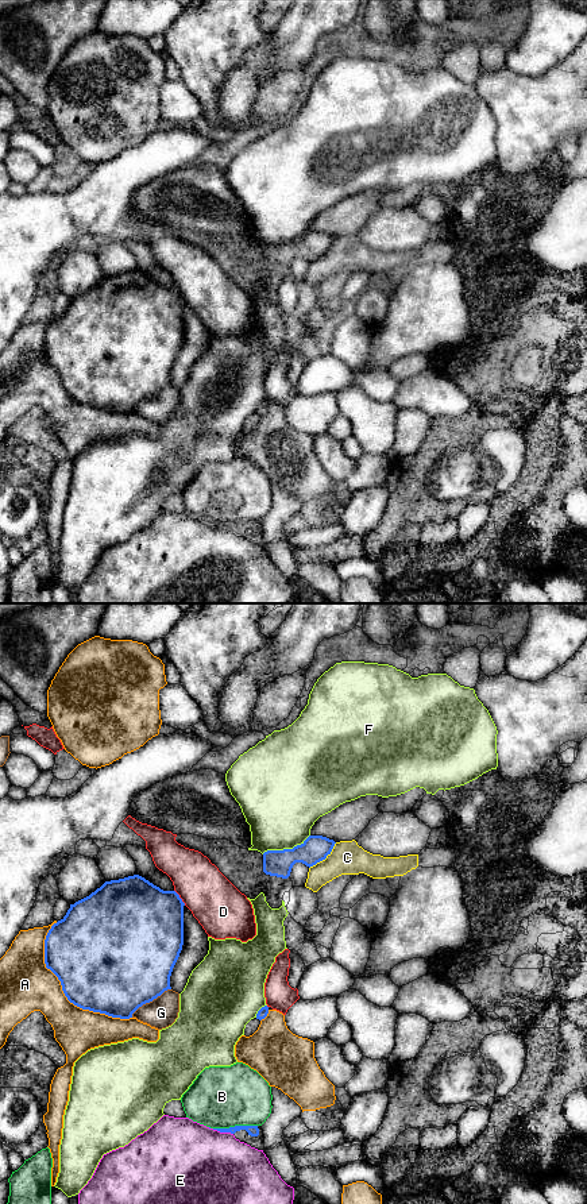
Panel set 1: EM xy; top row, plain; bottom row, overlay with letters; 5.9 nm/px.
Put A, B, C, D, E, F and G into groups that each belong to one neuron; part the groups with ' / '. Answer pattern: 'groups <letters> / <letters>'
groups A C / B / D / E / F / G

